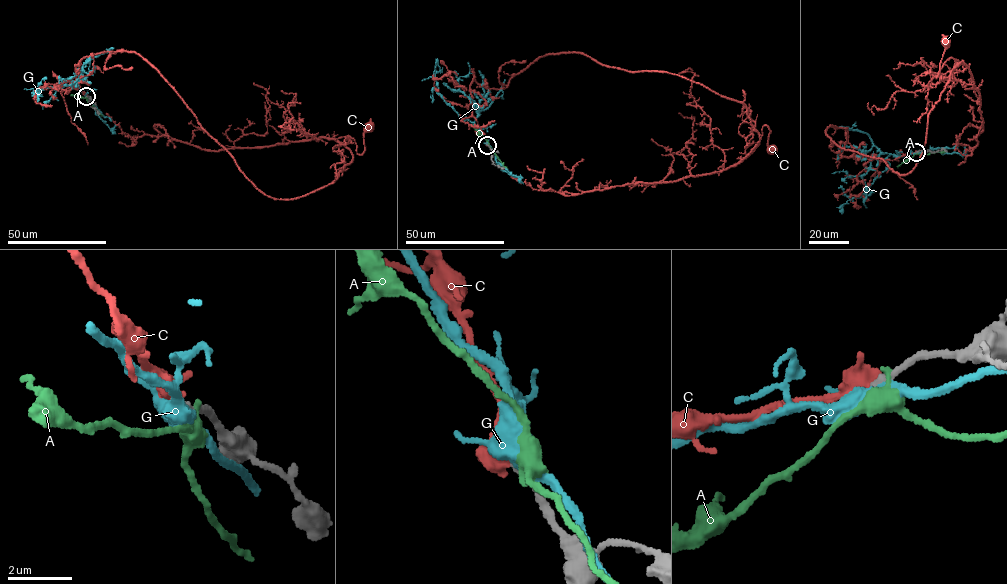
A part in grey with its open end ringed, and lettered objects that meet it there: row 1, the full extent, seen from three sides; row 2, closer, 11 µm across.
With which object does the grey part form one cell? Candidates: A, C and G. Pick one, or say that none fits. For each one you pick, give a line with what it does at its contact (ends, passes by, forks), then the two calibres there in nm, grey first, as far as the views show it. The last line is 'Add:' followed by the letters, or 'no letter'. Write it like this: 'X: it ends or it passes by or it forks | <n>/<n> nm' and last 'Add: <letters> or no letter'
C: it passes by | 240/440 nm
Add: C

